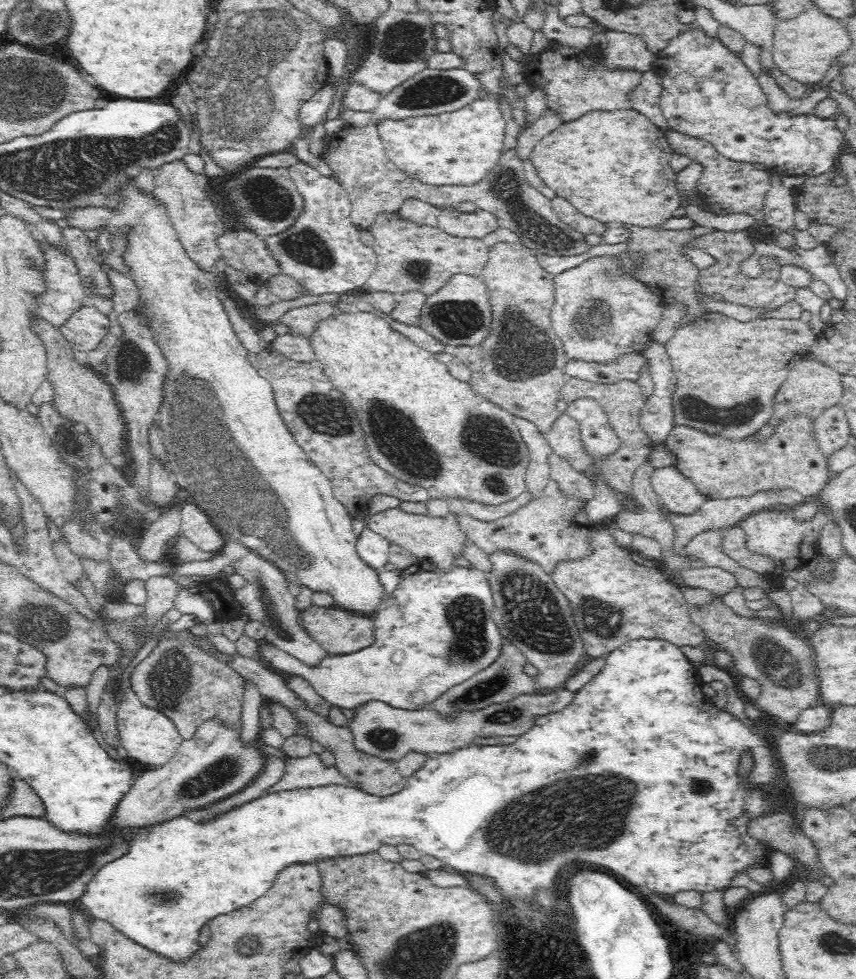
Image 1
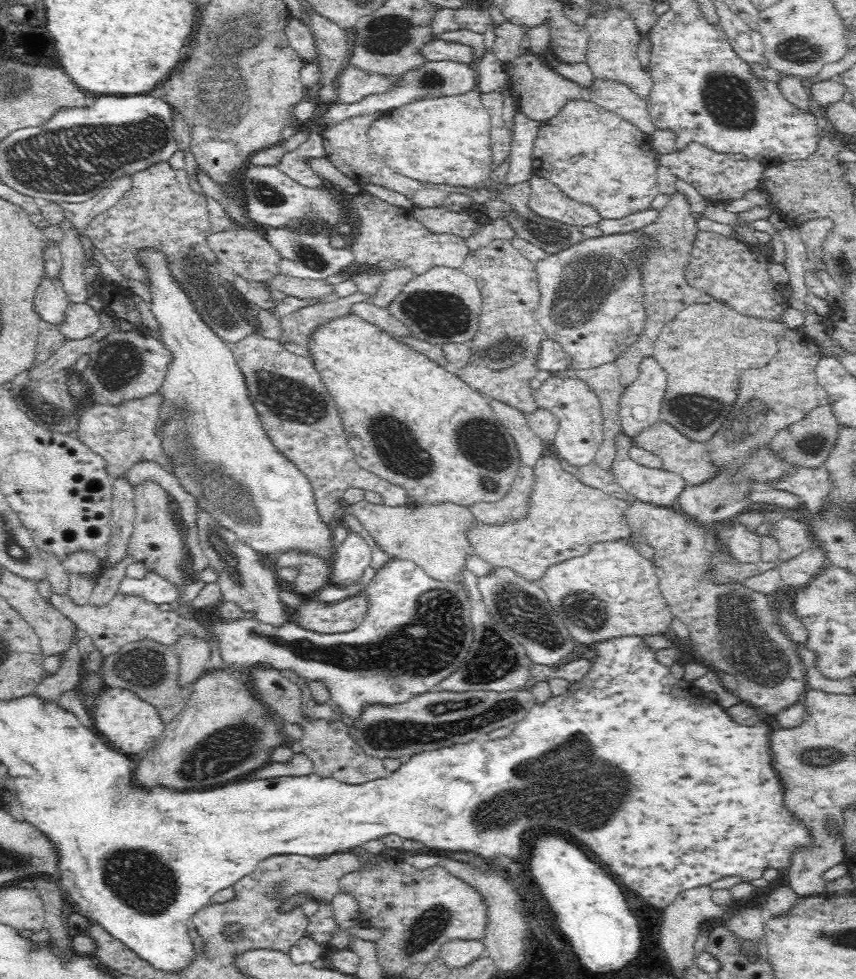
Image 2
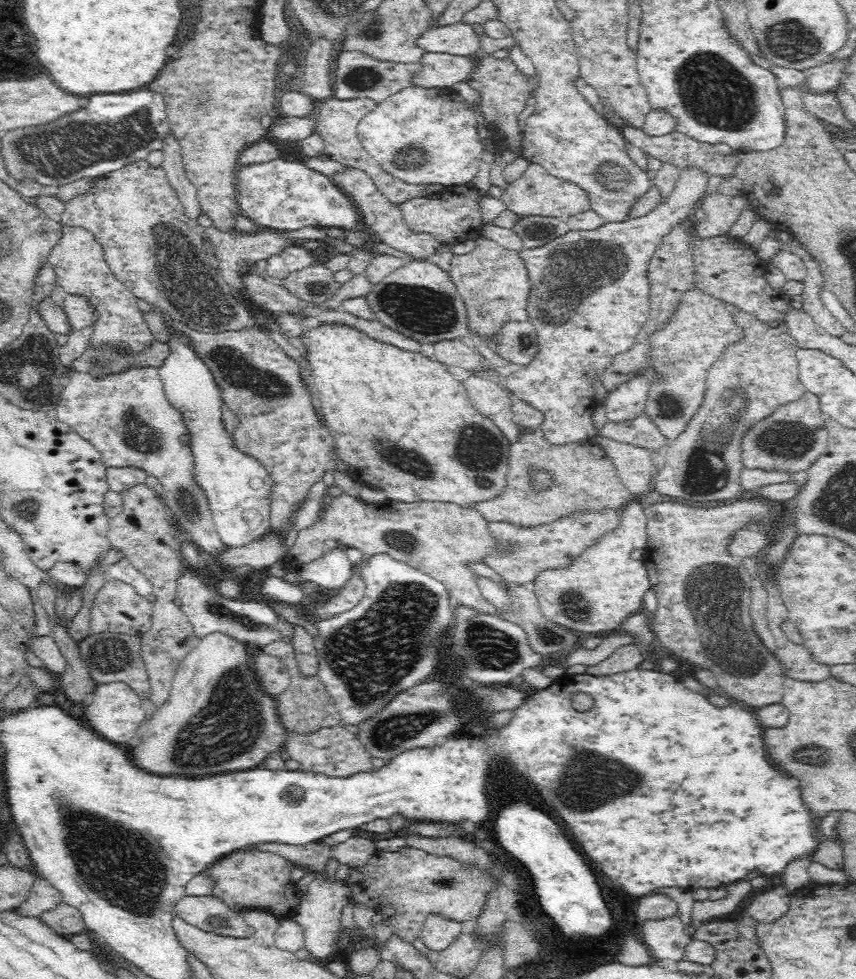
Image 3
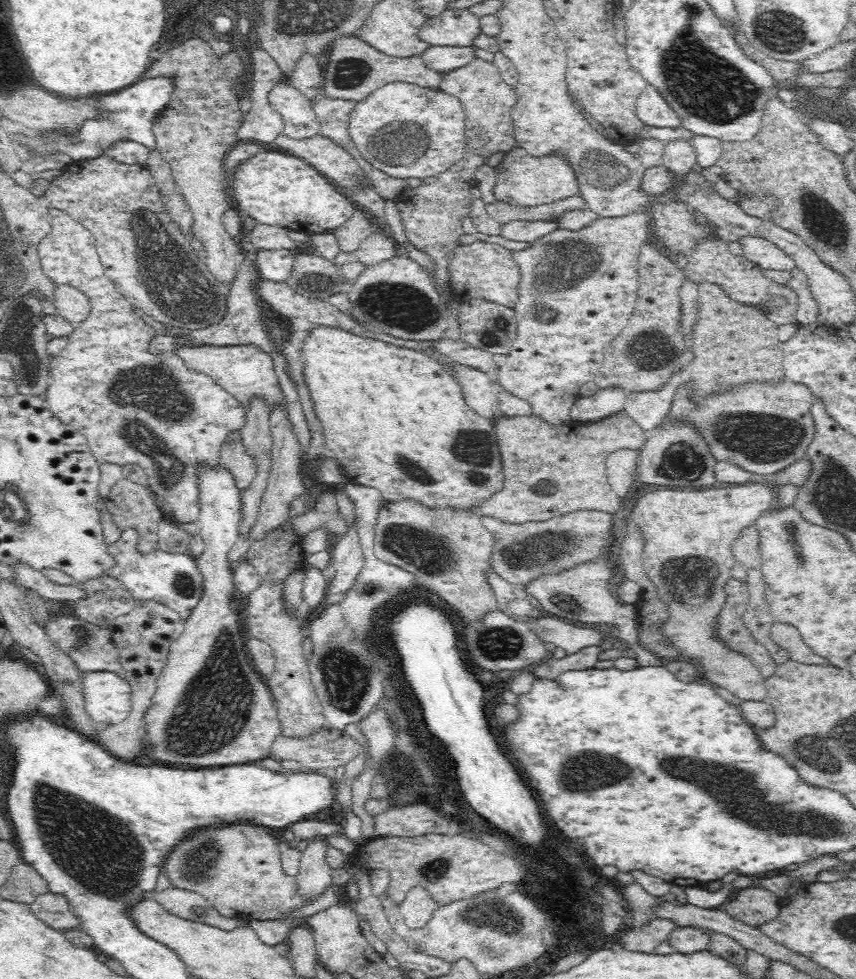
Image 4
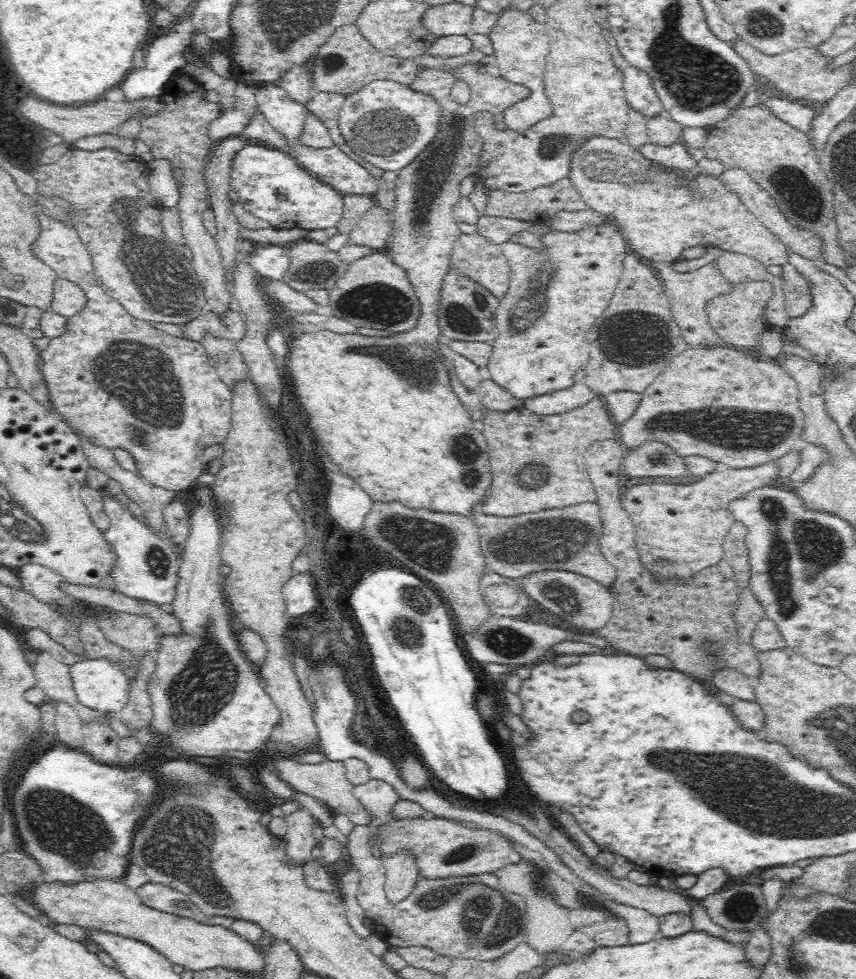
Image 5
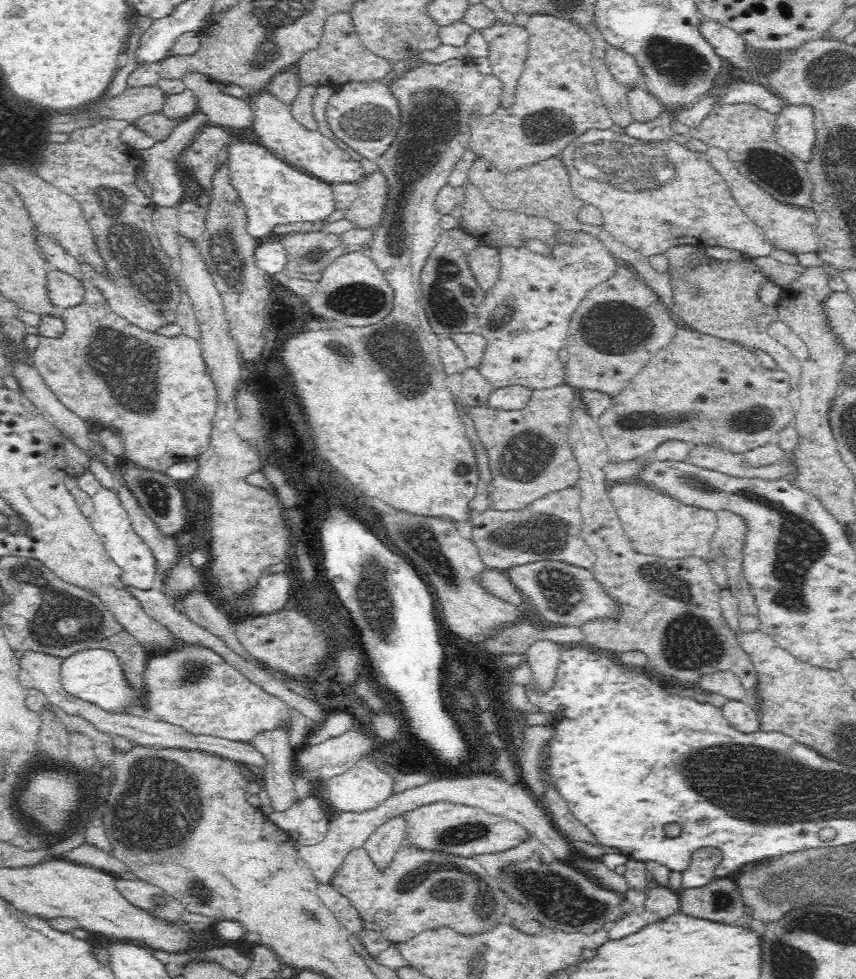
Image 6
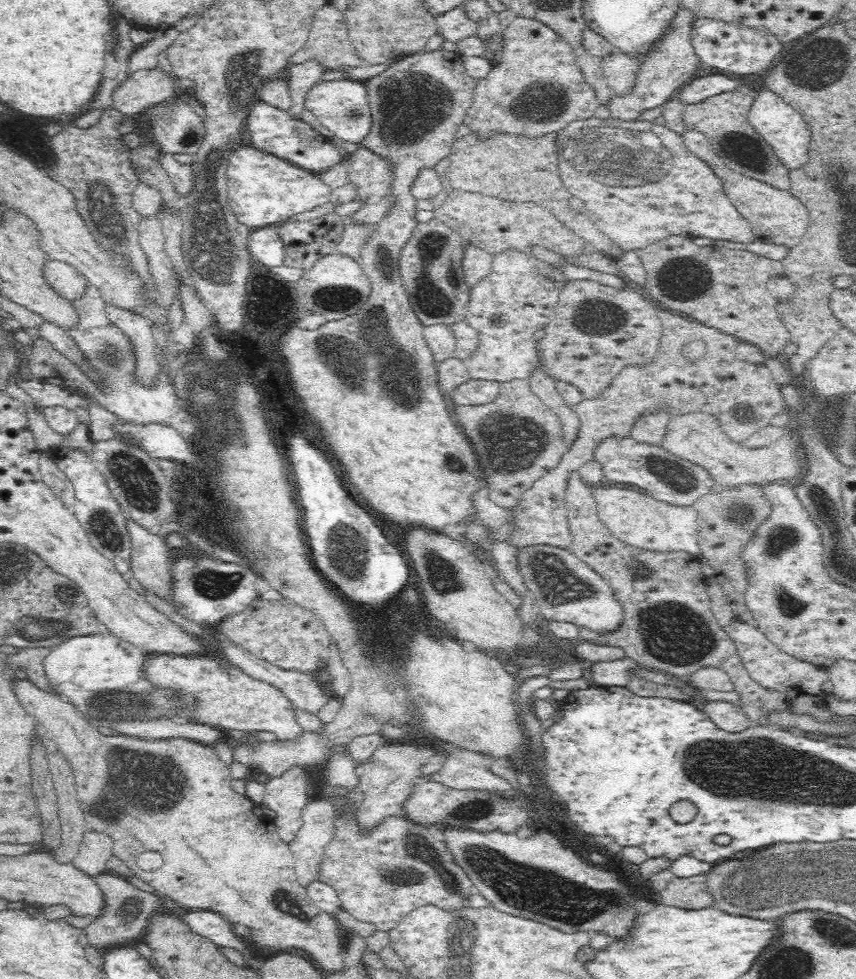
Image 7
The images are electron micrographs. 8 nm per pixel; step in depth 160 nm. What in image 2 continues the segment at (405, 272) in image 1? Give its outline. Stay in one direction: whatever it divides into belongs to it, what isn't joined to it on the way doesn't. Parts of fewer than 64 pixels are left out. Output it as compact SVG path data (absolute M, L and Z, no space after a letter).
M369 191L348 195L345 204L358 214L357 220L360 220L358 236L348 248L365 268L381 271L408 268L414 275L424 274L434 266L461 269L464 260L471 253L466 246L466 239L452 234L428 232L408 209L390 205Z

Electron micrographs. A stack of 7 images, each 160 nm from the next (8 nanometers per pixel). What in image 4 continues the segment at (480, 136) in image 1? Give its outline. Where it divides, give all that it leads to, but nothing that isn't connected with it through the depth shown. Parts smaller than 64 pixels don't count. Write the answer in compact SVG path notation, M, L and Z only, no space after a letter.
M389 82L355 102L347 130L358 152L391 177L426 177L461 160L466 140L465 112L460 101L438 88Z

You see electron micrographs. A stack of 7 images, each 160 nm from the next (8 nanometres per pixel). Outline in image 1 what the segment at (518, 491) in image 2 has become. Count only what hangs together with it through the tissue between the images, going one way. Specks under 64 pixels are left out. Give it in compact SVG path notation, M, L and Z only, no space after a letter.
M524 488L515 499L500 504L482 504L463 499L461 501L464 504L465 514L474 517L476 520L492 522L498 519L502 520L505 516L512 514L518 507L524 506L532 498L532 492L528 488Z

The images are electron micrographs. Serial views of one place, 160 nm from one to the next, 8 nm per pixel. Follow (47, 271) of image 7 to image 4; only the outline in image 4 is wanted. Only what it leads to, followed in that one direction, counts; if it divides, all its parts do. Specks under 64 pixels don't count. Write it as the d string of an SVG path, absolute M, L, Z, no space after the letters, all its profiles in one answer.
M57 284L52 299L56 314L73 325L86 320L88 314L90 314L89 298L74 286Z

